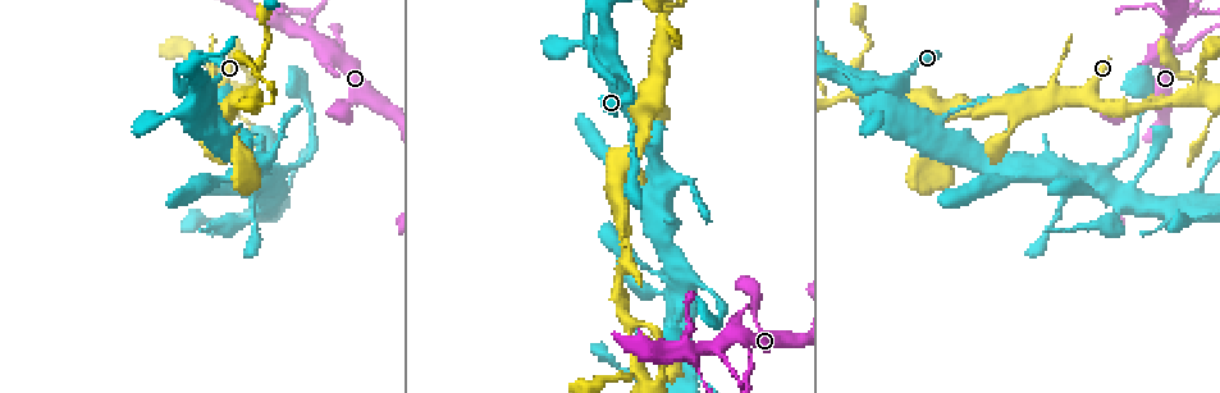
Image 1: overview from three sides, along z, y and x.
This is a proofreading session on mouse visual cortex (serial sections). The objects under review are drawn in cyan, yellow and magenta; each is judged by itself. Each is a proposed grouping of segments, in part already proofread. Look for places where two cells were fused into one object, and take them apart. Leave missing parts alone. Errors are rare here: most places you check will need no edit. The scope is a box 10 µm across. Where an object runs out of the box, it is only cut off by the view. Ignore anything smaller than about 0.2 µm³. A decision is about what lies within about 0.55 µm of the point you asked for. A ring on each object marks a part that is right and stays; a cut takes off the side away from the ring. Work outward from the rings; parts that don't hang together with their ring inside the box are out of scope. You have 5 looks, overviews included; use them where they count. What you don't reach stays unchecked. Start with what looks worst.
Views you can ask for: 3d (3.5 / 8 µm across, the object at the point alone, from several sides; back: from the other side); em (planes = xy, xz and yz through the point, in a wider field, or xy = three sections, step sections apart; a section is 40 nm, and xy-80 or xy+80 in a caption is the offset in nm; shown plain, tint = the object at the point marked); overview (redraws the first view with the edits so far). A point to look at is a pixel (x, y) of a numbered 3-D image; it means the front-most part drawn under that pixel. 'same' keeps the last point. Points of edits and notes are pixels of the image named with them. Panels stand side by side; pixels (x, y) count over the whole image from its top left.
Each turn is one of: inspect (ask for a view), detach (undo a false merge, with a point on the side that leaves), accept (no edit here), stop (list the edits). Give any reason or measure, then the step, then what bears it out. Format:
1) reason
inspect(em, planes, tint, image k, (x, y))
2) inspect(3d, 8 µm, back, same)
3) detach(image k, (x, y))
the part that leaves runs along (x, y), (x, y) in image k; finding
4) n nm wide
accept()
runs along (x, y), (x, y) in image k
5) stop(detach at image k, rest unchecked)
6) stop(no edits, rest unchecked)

branch point
inspect(3d, 3.5 µm, image 1, (688, 349))

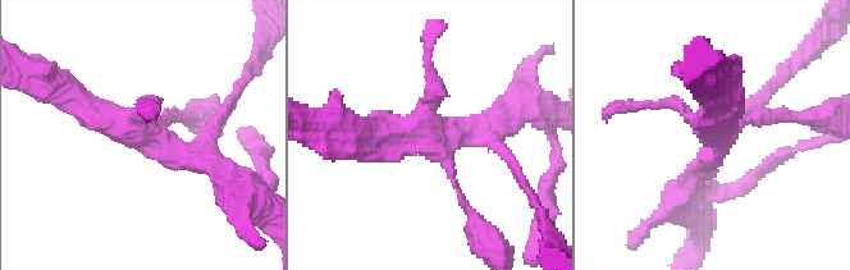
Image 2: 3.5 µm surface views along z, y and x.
shape alone is not enough
inspect(em, xy, step 2, tint, image 2, (716, 137))

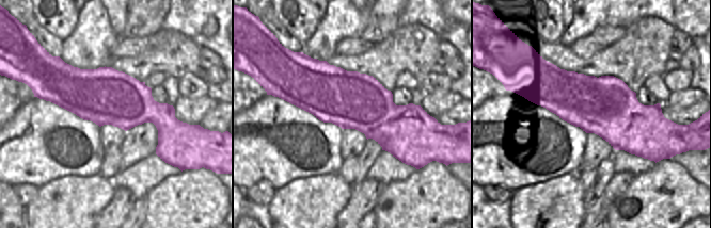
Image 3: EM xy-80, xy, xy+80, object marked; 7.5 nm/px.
cut it another way
inspect(em, xy, step 5, tint, same)

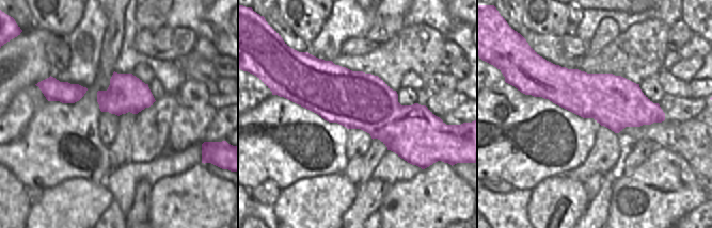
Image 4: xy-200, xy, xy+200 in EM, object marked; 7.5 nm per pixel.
accept()
runs along (218, 169), (108, 123), (72, 95) in image 2; continuous, no second cell

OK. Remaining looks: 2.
sudden change in width
inspect(3d, 3.5 µm, image 1, (841, 95))

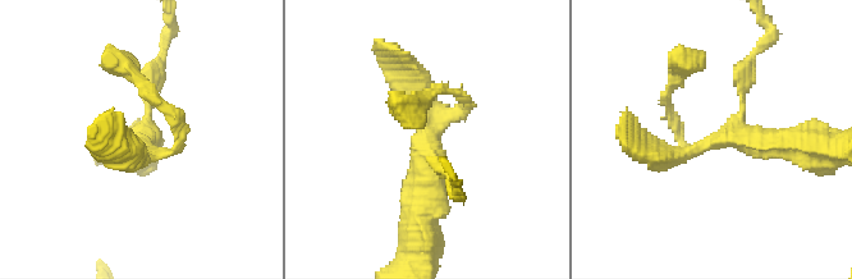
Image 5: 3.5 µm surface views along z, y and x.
inspect(em, xy, step 1, tint, image 5, (426, 137))

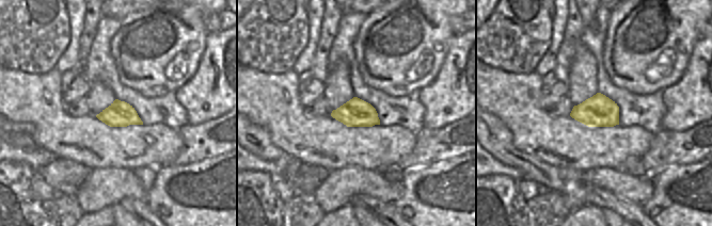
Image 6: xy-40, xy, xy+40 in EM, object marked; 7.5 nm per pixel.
accept()
runs along (421, 220), (425, 126), (465, 99) in image 5; one cell here

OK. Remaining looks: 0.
stop(no edits, rest unchecked)

